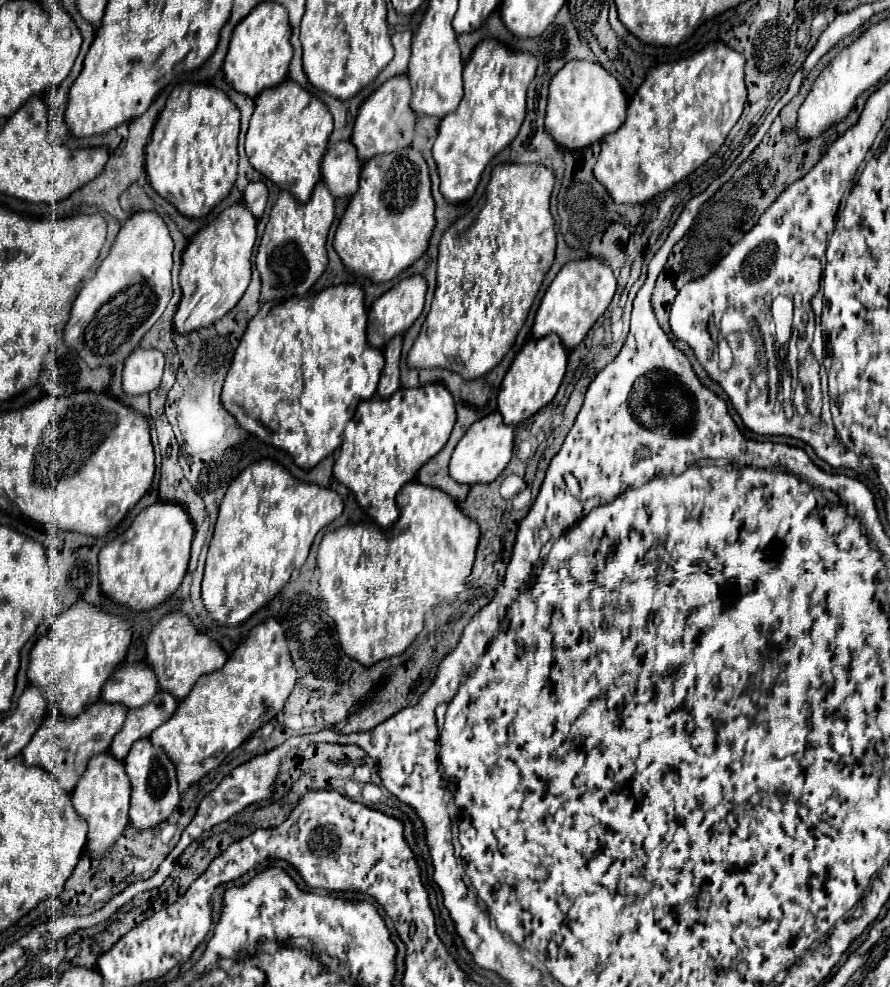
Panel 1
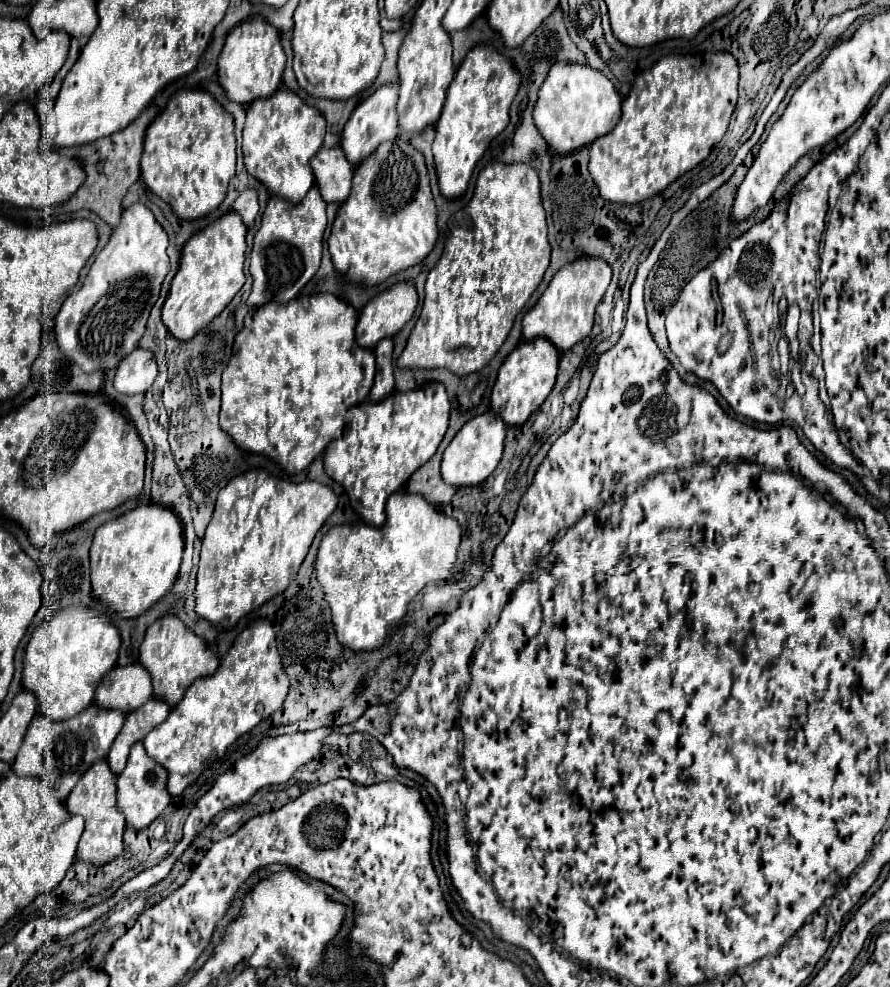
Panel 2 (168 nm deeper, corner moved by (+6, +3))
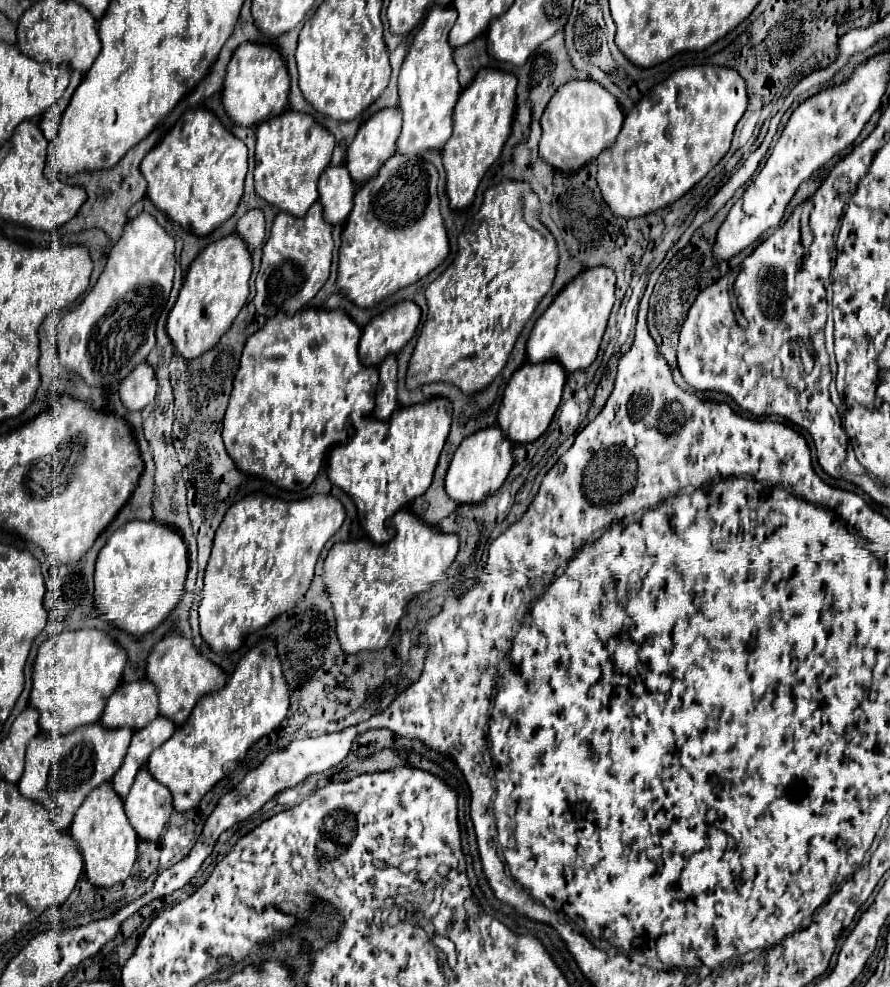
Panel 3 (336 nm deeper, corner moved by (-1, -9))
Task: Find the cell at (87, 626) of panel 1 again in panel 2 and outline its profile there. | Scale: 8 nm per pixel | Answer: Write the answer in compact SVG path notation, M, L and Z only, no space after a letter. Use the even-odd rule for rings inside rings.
M80 606L64 608L50 620L42 622L36 628L36 632L32 634L32 638L26 646L26 654L24 654L22 684L26 690L30 690L36 696L41 714L56 720L56 722L64 722L64 720L80 714L94 702L96 686L100 684L104 674L116 666L119 650L120 632L104 614L94 614Z

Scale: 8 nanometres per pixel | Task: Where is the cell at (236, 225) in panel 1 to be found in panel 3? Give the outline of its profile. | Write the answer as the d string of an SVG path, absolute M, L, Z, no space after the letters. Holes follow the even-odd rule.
M229 234L197 254L189 266L179 298L167 318L167 334L177 354L191 360L211 350L219 342L219 338L231 328L235 316L247 302L249 276L251 252L239 234Z

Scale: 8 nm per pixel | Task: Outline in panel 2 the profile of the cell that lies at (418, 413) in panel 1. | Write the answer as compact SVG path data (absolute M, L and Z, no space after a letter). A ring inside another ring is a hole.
M440 382L422 384L422 386L418 386L418 388L412 390L412 392L398 392L398 394L392 392L392 394L388 394L388 398L384 398L384 402L362 402L362 404L356 404L356 406L348 408L348 410L342 414L342 416L346 418L346 422L344 422L344 430L342 430L340 438L336 438L334 442L328 442L328 446L324 448L324 452L320 452L318 456L324 456L326 474L328 474L330 478L334 478L336 482L340 482L340 484L344 486L344 490L348 492L348 498L350 498L352 508L354 508L368 524L372 524L372 526L382 526L382 524L386 522L386 510L384 510L384 508L386 508L388 496L390 496L392 492L396 492L396 490L402 490L402 488L406 486L408 478L410 478L424 462L428 462L428 458L432 458L432 454L436 452L438 444L442 442L442 438L444 438L444 434L446 434L446 428L448 428L448 414L450 414L450 404L448 404L448 396L446 396L444 384L440 384Z

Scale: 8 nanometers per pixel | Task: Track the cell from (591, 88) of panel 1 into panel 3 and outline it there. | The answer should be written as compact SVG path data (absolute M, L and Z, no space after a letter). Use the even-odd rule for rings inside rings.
M573 80L555 92L541 116L543 136L539 142L541 158L561 172L575 172L597 158L607 146L613 146L623 128L625 114L617 98L593 80Z

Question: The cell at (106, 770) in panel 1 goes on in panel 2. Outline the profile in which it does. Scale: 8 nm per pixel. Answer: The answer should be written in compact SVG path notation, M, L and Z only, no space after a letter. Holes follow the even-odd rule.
M106 760L96 762L96 766L92 766L92 770L88 770L84 778L80 778L80 782L74 786L72 794L66 800L66 810L70 814L80 814L86 822L84 834L78 842L78 858L82 862L92 866L104 866L122 854L122 834L126 820L116 806L116 776L108 770Z

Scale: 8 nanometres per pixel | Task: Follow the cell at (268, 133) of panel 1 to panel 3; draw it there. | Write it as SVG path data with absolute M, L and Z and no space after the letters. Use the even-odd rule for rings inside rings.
M285 110L257 126L255 148L255 192L271 206L303 218L317 200L317 180L331 162L335 146L333 134L305 112Z

